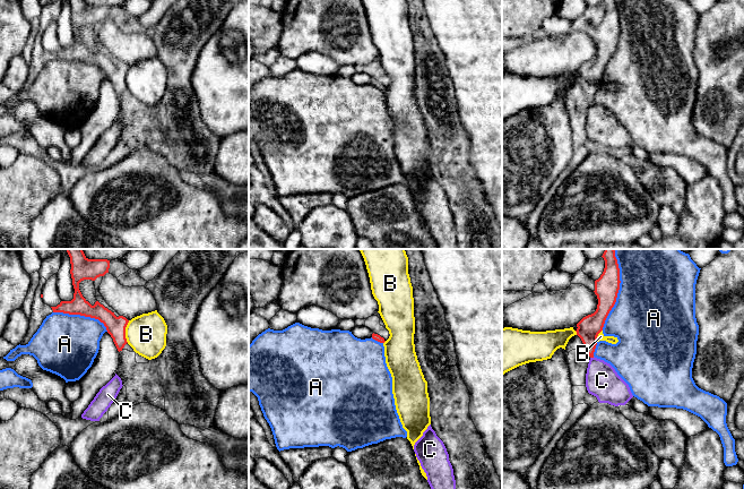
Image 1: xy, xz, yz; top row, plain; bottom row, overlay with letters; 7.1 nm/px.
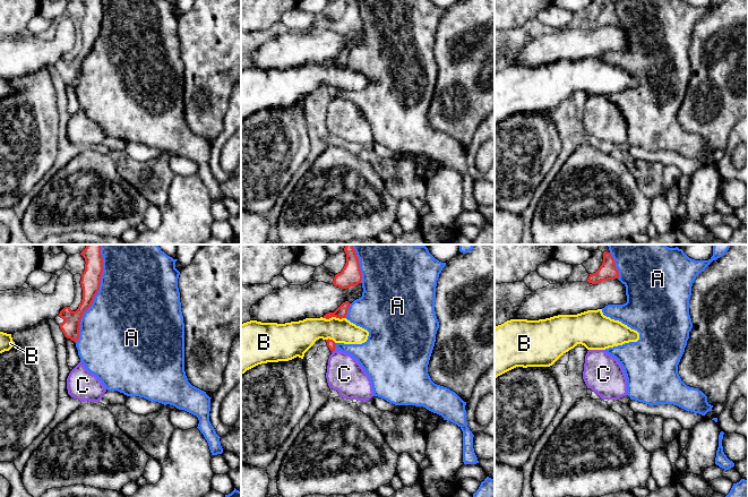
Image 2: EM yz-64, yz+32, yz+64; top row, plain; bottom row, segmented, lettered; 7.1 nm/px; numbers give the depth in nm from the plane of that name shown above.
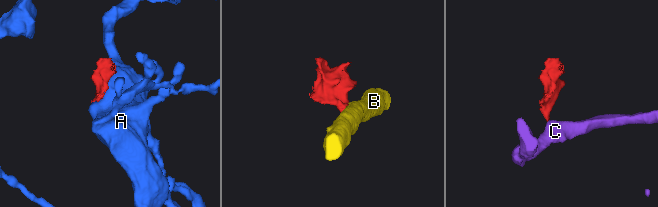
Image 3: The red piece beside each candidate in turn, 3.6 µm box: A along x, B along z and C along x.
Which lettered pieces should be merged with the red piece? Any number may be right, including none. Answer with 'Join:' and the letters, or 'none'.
Join: none

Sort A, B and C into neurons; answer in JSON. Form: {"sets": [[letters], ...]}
{"sets": [["A"], ["B"], ["C"]]}

